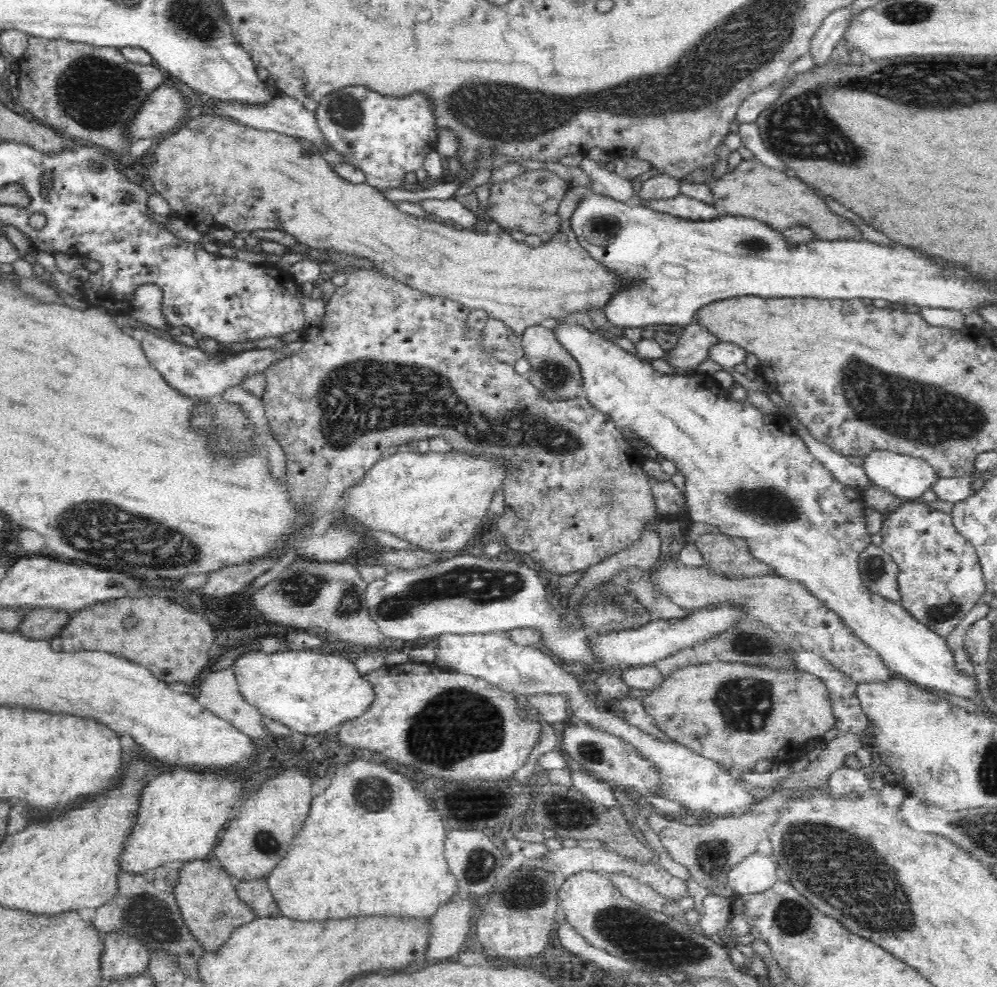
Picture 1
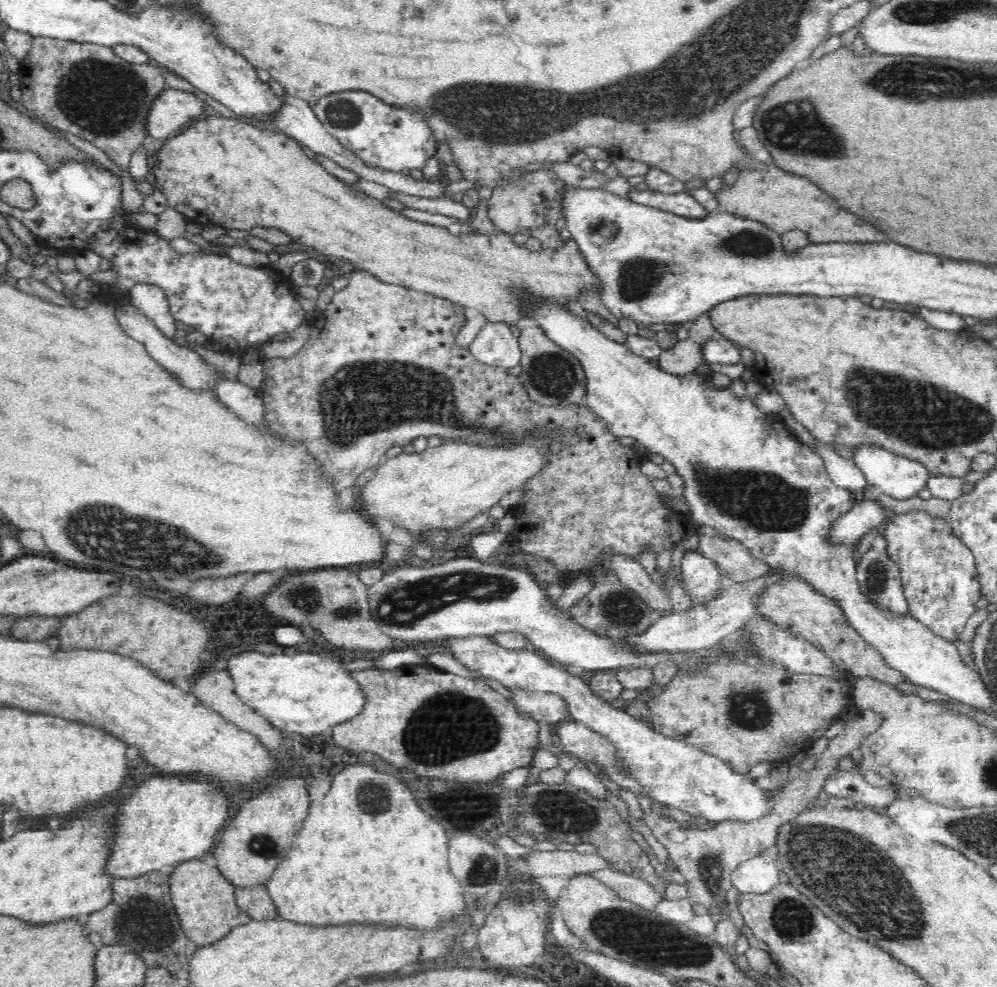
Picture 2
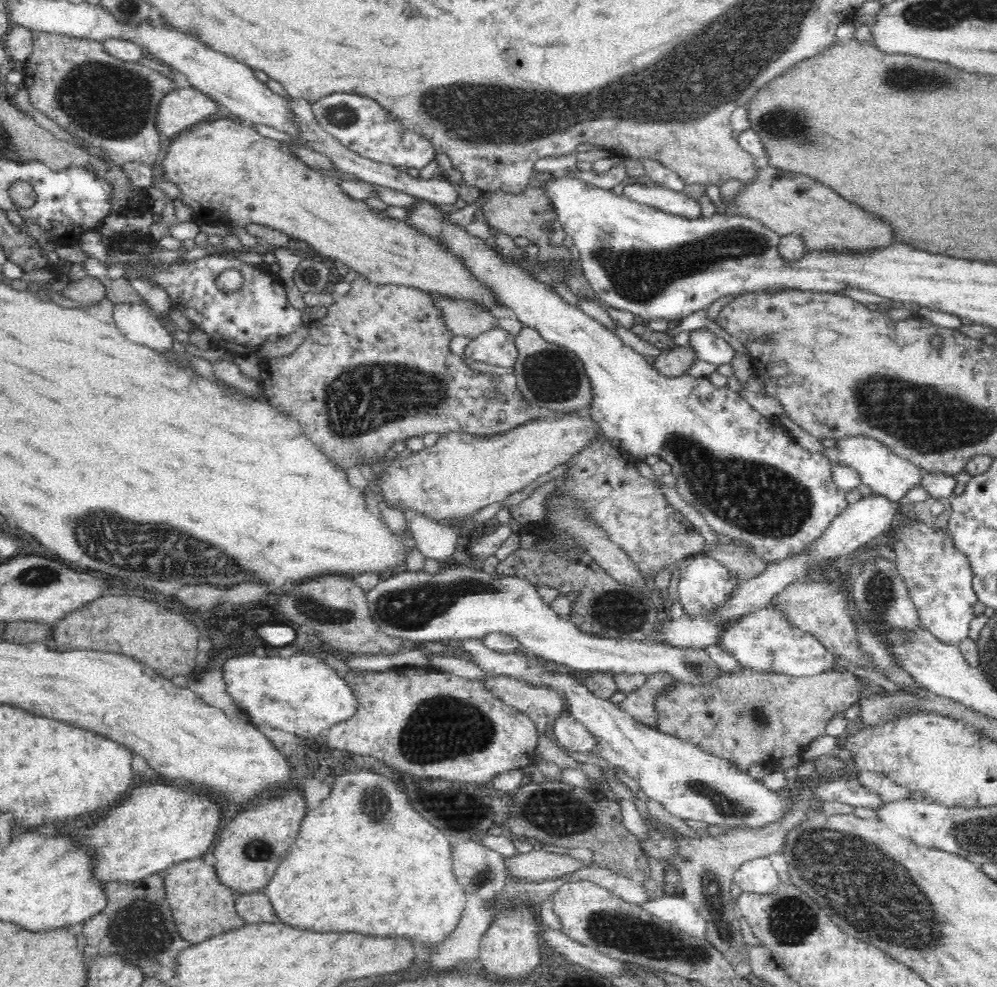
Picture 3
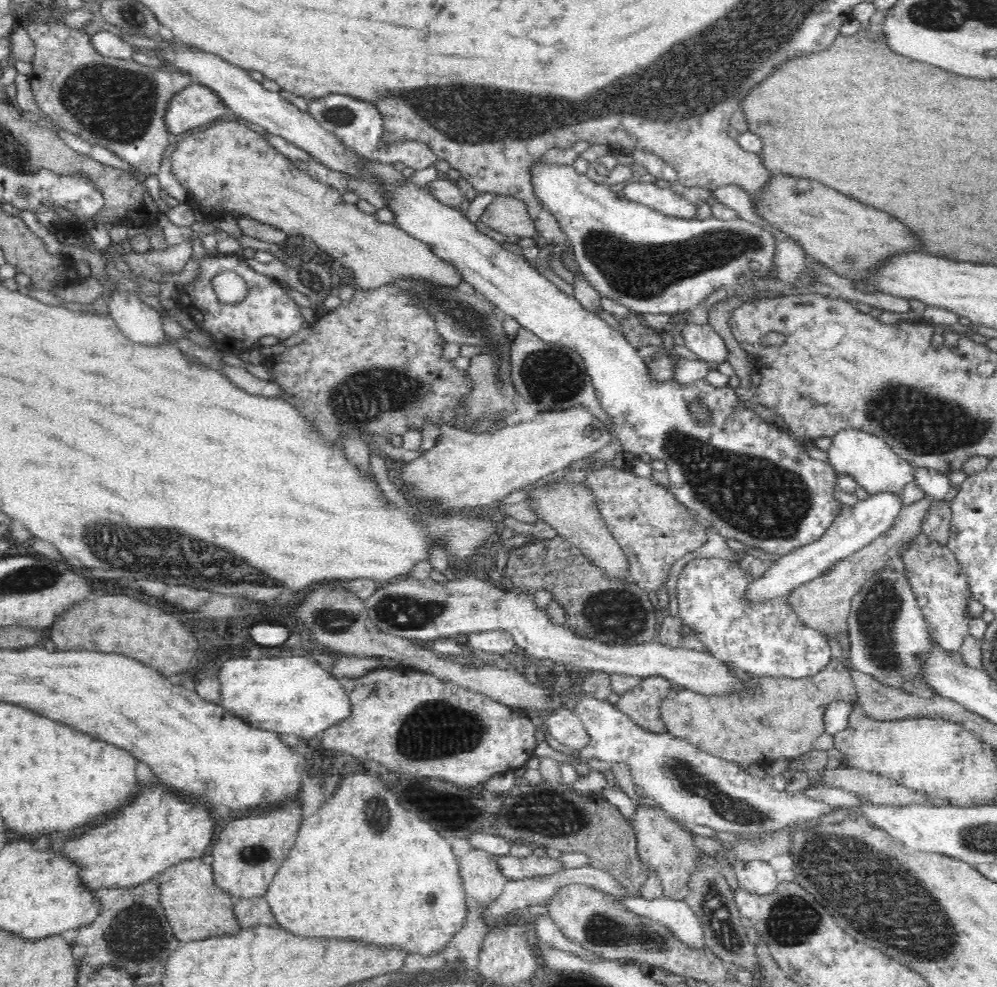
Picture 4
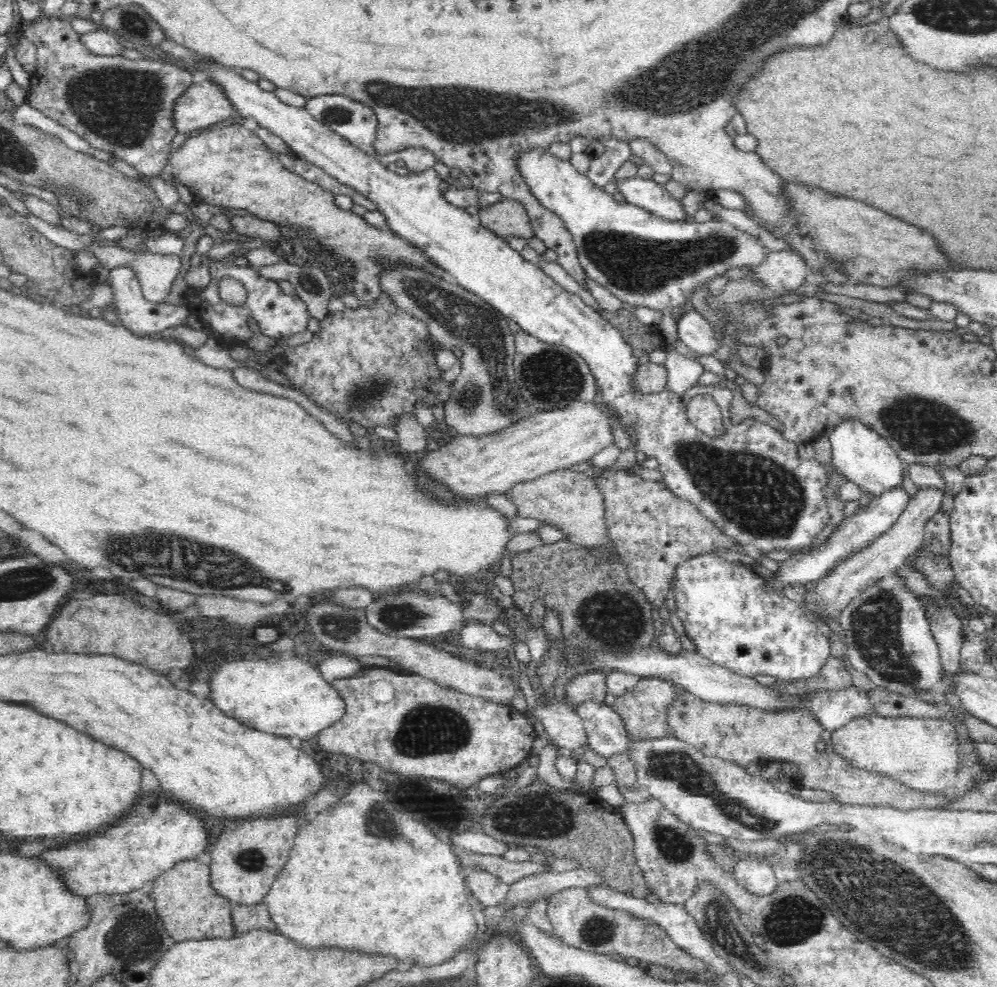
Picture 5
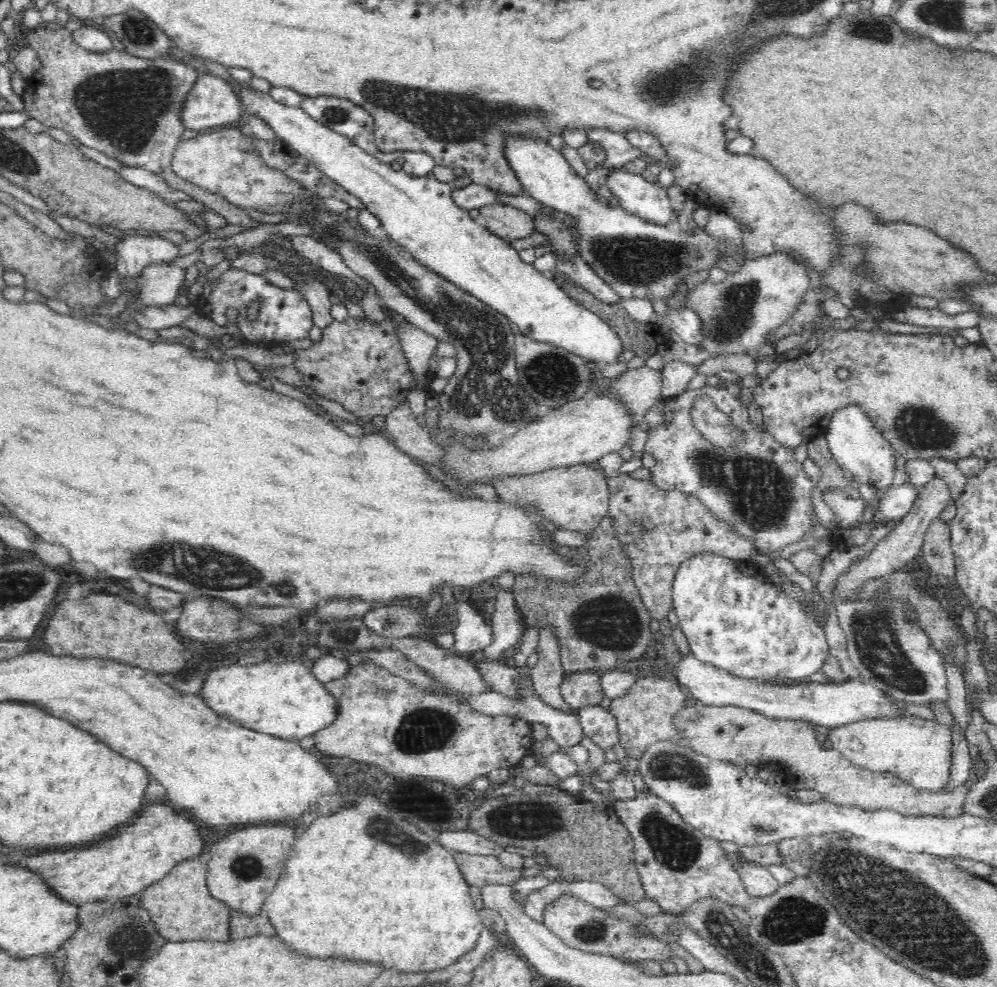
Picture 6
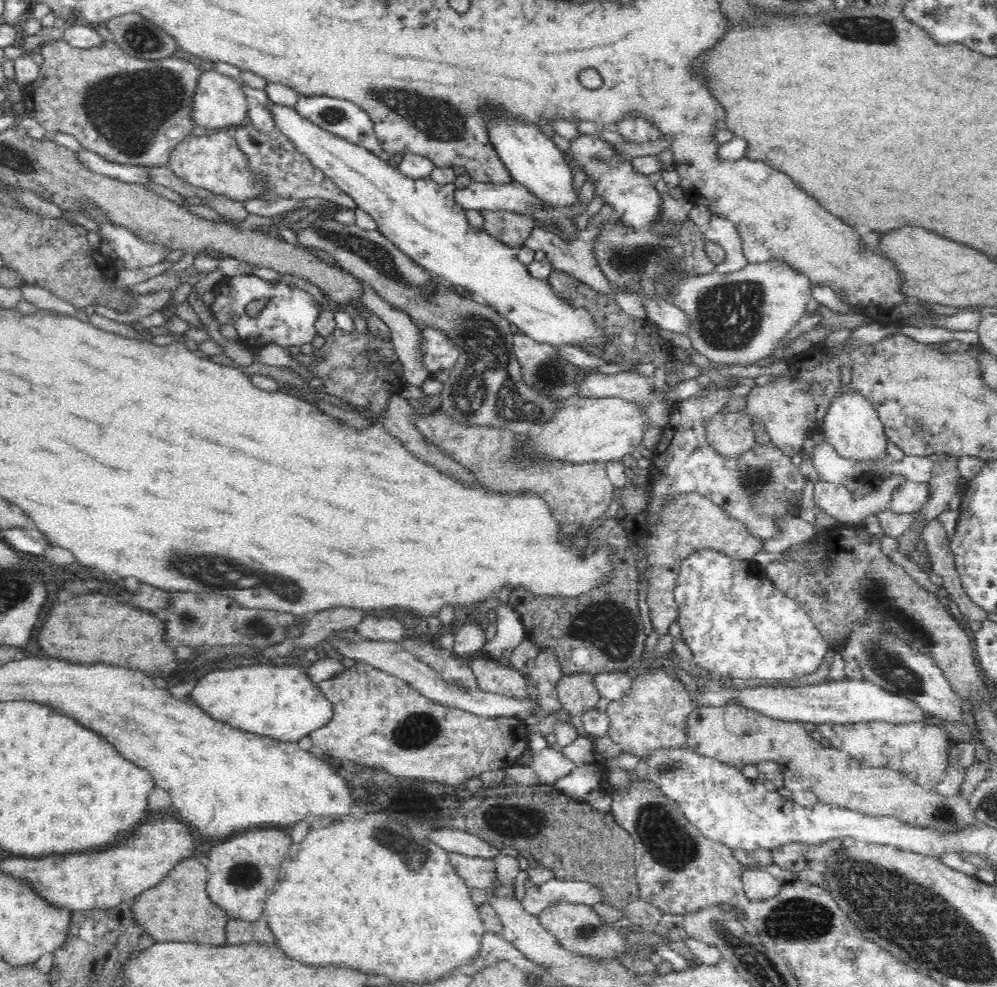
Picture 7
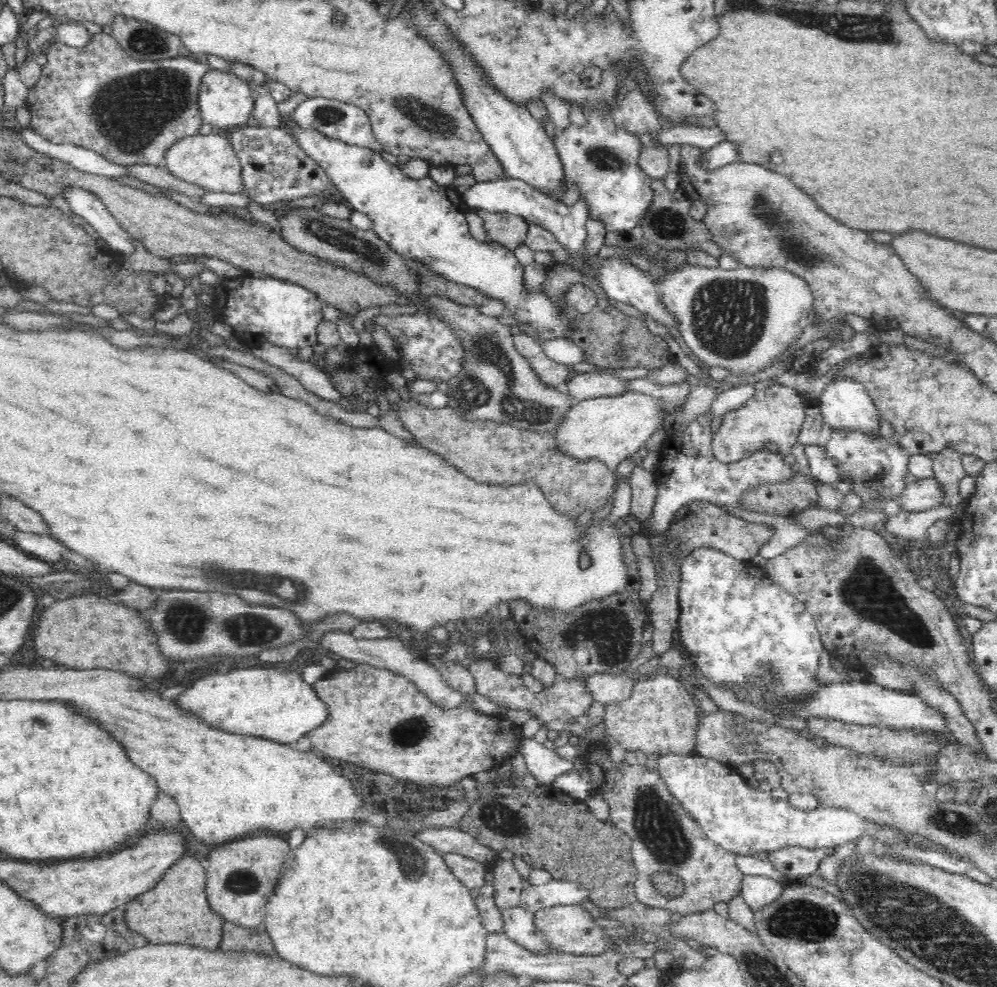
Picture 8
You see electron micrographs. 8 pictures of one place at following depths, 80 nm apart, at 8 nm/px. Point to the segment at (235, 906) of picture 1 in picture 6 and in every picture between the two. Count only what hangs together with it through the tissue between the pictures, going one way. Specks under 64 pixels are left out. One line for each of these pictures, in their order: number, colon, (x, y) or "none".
2: (205, 903)
3: (201, 907)
4: (196, 909)
5: (188, 908)
6: (180, 906)

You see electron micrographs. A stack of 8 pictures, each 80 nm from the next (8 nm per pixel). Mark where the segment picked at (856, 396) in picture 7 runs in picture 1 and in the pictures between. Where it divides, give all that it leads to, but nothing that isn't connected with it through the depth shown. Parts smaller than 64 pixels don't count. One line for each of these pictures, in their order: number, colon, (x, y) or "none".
1: (904, 476)
2: (899, 477)
3: (885, 473)
4: (876, 467)
5: (865, 458)
6: (856, 444)

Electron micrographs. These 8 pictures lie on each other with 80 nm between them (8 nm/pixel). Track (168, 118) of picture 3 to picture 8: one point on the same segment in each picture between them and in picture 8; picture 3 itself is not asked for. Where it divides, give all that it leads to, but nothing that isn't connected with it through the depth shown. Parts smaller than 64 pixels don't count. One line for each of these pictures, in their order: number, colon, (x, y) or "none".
4: (195, 106)
5: (204, 104)
6: (213, 102)
7: (219, 102)
8: (225, 100)

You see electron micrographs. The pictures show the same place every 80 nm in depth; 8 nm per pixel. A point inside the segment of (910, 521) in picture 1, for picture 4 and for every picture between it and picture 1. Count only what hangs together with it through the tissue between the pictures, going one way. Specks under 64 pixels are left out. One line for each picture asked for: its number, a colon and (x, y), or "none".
2: (938, 573)
3: (938, 576)
4: (935, 576)

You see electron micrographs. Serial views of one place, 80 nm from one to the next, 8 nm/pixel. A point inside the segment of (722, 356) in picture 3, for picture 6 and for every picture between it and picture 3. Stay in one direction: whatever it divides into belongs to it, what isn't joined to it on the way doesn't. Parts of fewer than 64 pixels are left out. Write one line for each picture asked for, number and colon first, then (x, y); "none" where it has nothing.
4: (702, 339)
5: (693, 329)
6: (684, 323)

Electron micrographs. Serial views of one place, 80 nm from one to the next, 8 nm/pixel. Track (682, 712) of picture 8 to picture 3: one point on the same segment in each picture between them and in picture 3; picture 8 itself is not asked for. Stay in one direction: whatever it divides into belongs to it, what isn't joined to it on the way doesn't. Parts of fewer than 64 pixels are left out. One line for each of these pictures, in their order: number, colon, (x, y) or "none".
3: (640, 704)
4: (642, 704)
5: (643, 709)
6: (644, 715)
7: (654, 715)

